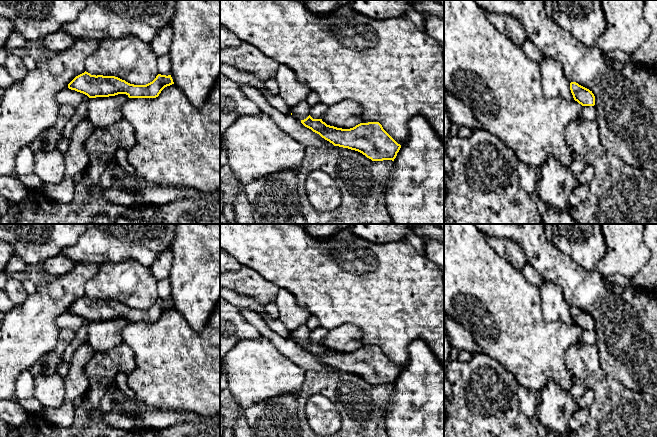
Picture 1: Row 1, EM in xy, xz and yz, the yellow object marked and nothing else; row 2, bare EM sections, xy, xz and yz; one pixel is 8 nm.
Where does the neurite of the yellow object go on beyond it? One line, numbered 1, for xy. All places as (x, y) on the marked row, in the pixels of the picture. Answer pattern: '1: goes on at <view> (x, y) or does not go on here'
1: does not go on here

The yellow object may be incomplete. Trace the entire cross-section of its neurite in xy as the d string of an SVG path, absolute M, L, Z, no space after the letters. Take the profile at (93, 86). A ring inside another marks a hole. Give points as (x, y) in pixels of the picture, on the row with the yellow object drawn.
M84 72L76 76L68 88L87 95L89 98L109 97L126 94L129 98L156 98L161 91L174 84L171 75L158 74L146 85L134 85L115 76L91 75Z

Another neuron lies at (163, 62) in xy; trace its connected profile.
M169 54L157 57L158 72L161 75L171 75L171 59Z

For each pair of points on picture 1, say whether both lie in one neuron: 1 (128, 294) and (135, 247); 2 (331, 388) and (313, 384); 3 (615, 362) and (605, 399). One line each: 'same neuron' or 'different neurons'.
1: different neurons
2: same neuron
3: different neurons

